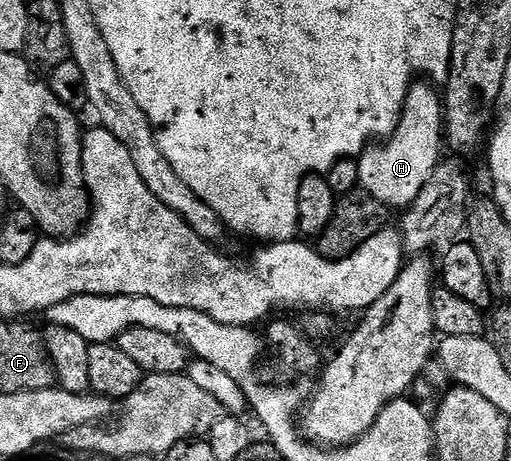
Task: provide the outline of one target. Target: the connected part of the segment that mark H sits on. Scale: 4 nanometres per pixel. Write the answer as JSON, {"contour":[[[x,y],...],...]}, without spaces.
{"contour":[[[423,80],[412,84],[403,101],[403,111],[394,132],[378,144],[368,146],[358,155],[362,193],[373,196],[373,200],[392,211],[402,211],[411,206],[417,196],[421,196],[421,188],[425,188],[429,176],[433,176],[439,166],[439,153],[445,150],[443,103],[440,95],[435,95],[434,89],[436,90],[434,85]]]}

